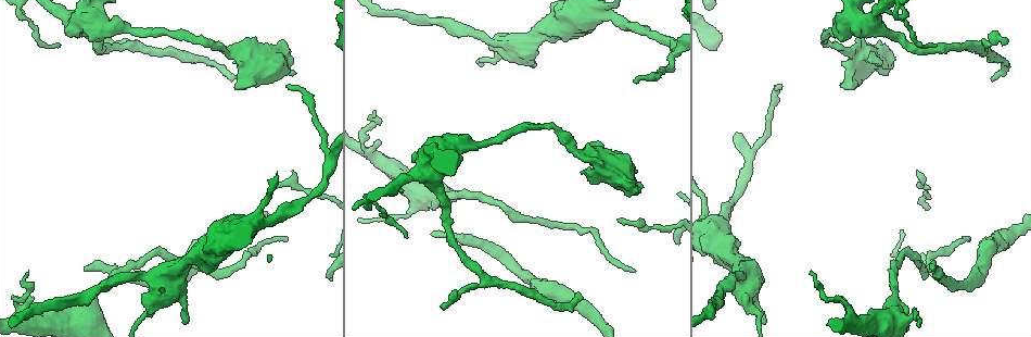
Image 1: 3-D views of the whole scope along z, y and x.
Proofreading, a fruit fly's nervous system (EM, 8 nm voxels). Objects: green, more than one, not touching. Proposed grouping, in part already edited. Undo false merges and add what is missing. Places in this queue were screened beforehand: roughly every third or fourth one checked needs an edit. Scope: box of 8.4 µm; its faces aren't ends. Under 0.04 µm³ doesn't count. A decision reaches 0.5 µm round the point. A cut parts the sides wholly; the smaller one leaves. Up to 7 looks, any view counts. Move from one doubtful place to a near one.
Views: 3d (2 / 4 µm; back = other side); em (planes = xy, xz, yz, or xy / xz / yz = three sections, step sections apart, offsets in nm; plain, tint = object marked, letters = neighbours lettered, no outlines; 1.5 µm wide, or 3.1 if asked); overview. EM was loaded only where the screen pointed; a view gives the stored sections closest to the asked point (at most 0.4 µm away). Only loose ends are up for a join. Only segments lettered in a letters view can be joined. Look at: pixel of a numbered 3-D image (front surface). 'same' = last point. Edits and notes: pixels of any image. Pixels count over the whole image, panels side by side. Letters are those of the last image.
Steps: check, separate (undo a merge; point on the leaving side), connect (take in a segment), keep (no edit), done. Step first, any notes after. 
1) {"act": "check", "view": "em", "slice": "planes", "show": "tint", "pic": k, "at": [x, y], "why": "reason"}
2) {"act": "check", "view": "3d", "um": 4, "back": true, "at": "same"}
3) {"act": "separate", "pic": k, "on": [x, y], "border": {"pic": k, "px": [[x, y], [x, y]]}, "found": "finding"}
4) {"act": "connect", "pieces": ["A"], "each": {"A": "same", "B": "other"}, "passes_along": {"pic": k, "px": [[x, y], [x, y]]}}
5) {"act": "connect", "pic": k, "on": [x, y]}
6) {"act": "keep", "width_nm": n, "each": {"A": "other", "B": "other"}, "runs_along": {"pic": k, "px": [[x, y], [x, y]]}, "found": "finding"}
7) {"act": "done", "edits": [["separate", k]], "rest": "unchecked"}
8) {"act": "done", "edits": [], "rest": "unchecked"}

{"act": "check", "view": "em", "slice": "planes", "show": "tint", "pic": 1, "at": [577, 292], "why": "long arm stops here"}

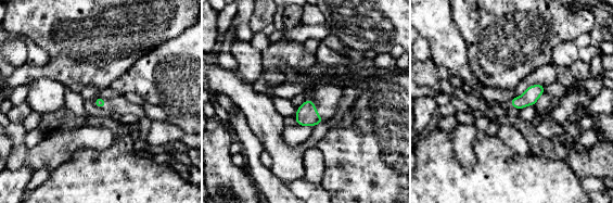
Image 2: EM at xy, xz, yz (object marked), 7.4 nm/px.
{"act": "check", "view": "em", "slice": "planes", "show": "letters", "at": "same", "why": "what lies round it"}

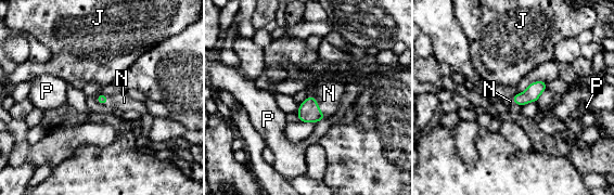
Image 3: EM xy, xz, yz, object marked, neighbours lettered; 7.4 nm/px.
{"act": "connect", "pieces": ["N"], "each": {"J": "other", "N": "same", "P": "other"}, "passes_along": {"pic": 3, "px": [[309, 112], [318, 105], [329, 93]]}, "found": "the neuron continues"}

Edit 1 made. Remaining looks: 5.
{"act": "check", "view": "em", "slice": "planes", "show": "tint", "pic": 1, "at": [850, 51], "why": "calibre changes"}

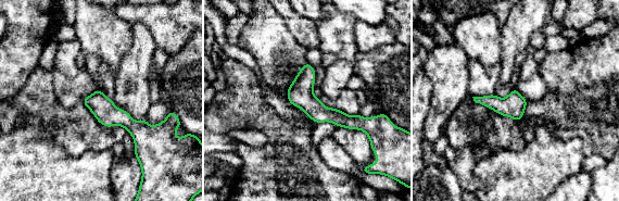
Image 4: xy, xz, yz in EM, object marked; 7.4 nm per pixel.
{"act": "check", "view": "em", "slice": "planes", "show": "letters", "at": "same", "why": "see the neighbours"}

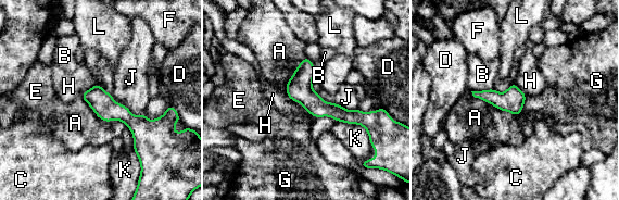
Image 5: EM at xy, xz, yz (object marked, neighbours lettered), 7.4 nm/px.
{"act": "keep", "width_nm": 170, "each": {"A": "other", "B": "other", "C": "other", "D": "other", "E": "other", "F": "other", "G": "other", "H": "other", "J": "other", "K": "other", "L": "other"}, "runs_along": {"pic": 5, "px": [[289, 84], [318, 108], [369, 114]]}, "found": "all the same neuron"}

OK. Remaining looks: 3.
{"act": "check", "view": "em", "slice": "xz", "step": 8, "show": "tint", "pic": 1, "at": [285, 241], "why": "long arm stops here"}

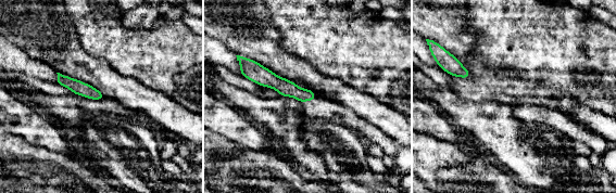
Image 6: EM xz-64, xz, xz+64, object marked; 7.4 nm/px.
{"act": "check", "view": "em", "slice": "planes", "show": "letters", "at": "same"}

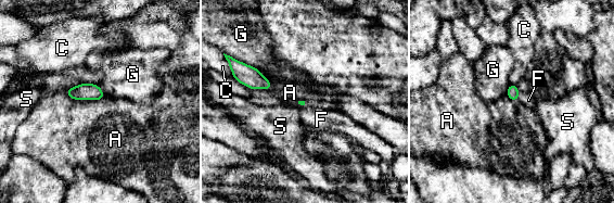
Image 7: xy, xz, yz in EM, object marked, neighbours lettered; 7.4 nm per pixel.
{"act": "connect", "pieces": ["F"], "each": {"A": "other", "C": "other", "F": "same", "G": "other", "S": "other"}, "passes_along": {"pic": 7, "px": [[512, 92], [517, 97], [528, 100]]}, "found": "it goes on there"}

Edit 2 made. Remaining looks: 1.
{"act": "done", "edits": [["connect", 3], ["connect", 7]], "rest": "unchecked"}

